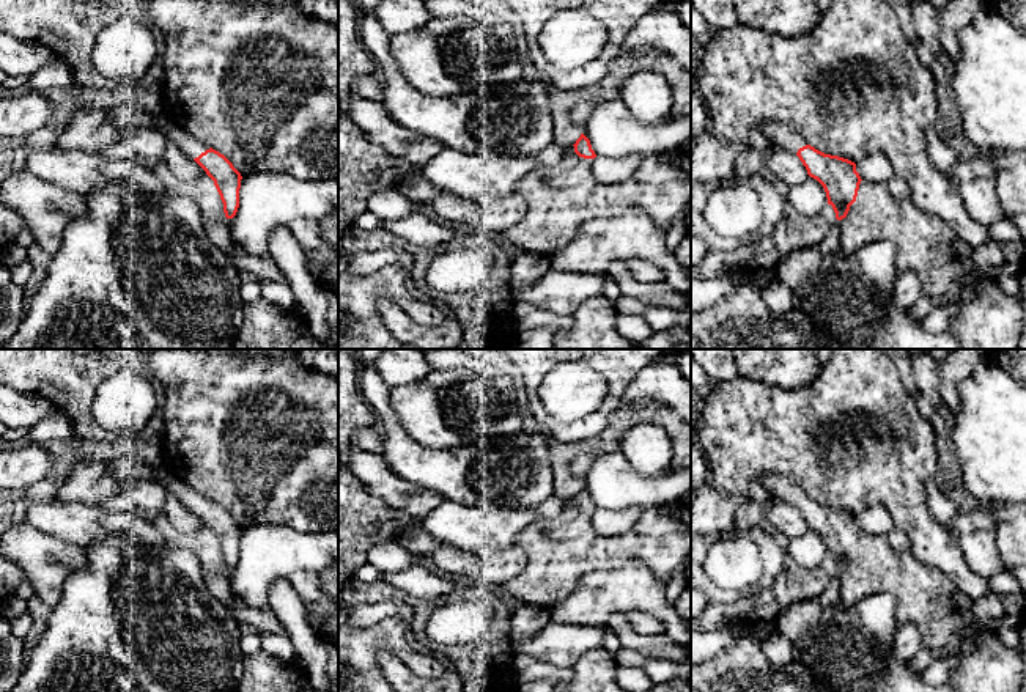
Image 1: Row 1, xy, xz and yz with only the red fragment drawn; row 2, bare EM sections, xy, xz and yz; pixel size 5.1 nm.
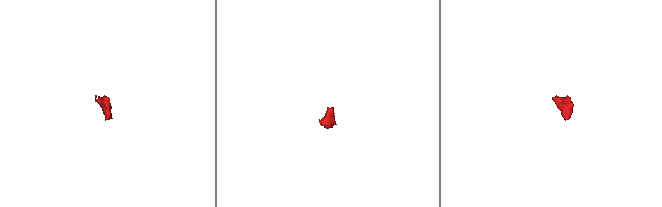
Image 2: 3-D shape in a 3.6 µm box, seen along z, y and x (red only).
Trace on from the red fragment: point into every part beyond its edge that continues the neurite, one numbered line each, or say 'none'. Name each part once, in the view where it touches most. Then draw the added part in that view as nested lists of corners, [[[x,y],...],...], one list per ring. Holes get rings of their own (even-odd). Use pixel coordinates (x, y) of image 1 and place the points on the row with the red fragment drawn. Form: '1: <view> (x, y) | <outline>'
1: xy (189, 145) | [[[172,124],[165,132],[165,137],[179,146],[179,149],[190,159],[198,157],[201,153],[209,149],[203,142],[190,135],[186,129]]]
2: yz (990, 320) | [[[861,181],[856,201],[850,206],[847,217],[842,220],[836,219],[834,223],[840,231],[839,252],[843,256],[851,256],[870,242],[889,241],[895,245],[895,269],[899,274],[906,271],[916,272],[921,278],[922,296],[928,296],[935,308],[957,302],[958,311],[950,321],[949,332],[957,337],[965,349],[1018,349],[1023,326],[1020,294],[1007,294],[998,280],[985,280],[974,264],[971,245],[938,215],[922,211],[910,198],[895,198],[886,182]]]

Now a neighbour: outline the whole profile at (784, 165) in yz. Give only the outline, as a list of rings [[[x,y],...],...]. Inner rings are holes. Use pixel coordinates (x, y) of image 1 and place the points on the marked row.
[[[773,146],[763,151],[765,165],[774,178],[788,187],[804,182],[809,175],[799,157],[785,148]]]

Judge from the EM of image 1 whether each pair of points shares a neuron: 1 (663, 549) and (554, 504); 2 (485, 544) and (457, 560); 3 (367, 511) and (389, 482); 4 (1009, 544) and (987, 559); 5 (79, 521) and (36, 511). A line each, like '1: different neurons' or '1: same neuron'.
1: different neurons
2: different neurons
3: different neurons
4: different neurons
5: same neuron

